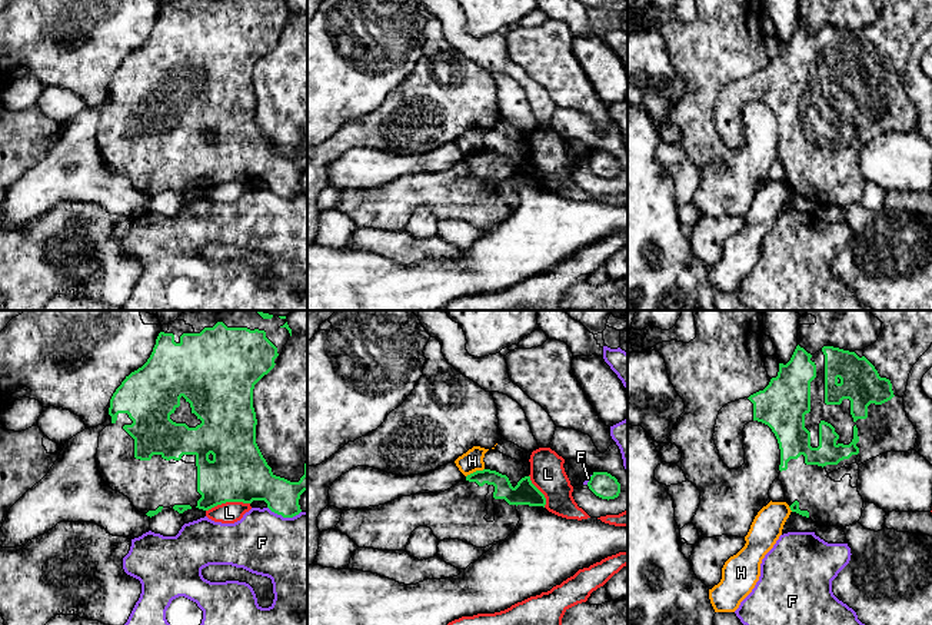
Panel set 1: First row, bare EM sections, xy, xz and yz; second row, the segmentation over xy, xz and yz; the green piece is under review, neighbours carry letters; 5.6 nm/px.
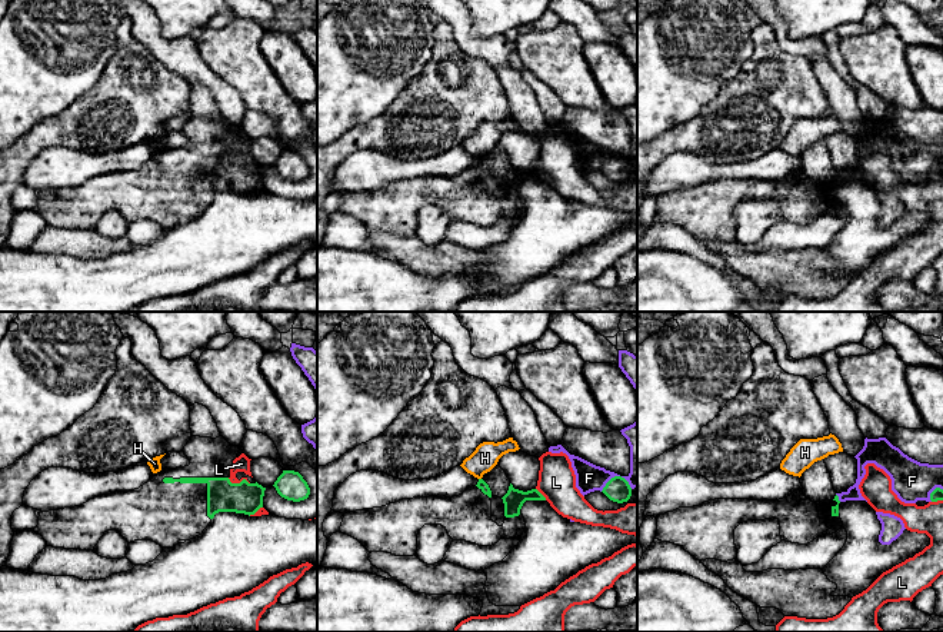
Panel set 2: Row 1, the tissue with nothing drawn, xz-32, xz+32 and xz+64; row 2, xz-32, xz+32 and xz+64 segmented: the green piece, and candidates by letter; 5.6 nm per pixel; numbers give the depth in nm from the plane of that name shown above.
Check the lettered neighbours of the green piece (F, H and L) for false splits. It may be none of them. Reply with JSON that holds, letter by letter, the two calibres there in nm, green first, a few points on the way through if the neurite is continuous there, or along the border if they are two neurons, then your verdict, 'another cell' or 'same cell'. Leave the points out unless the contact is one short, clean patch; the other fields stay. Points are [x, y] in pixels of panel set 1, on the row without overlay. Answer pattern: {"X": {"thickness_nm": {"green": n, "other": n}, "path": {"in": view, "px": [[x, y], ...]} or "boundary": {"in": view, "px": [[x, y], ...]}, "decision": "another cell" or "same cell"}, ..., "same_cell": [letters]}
{"F": {"thickness_nm": {"green": 200, "other": 460}, "decision": "another cell"}, "H": {"thickness_nm": {"green": 110, "other": 120}, "boundary": {"in": "xz", "px": [[483, 148], [466, 156]]}, "decision": "another cell"}, "L": {"thickness_nm": {"green": 320, "other": 120}, "decision": "another cell"}, "same_cell": []}

